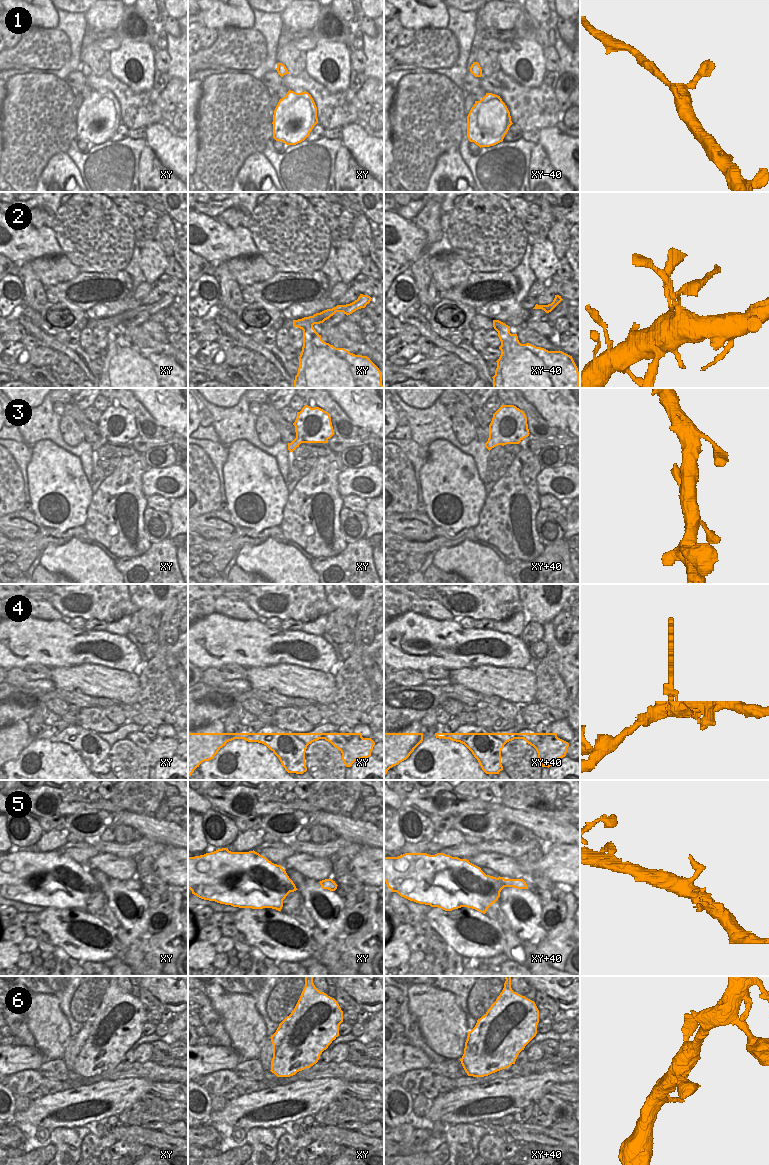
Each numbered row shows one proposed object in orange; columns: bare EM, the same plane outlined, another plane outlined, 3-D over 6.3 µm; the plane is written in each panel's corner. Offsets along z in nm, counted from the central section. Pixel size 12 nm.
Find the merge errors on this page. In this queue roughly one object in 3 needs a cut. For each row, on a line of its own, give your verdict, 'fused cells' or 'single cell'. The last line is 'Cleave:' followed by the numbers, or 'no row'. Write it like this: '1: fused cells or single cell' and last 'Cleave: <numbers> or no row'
1: single cell
2: fused cells
3: single cell
4: fused cells
5: single cell
6: single cell
Cleave: 2, 4

